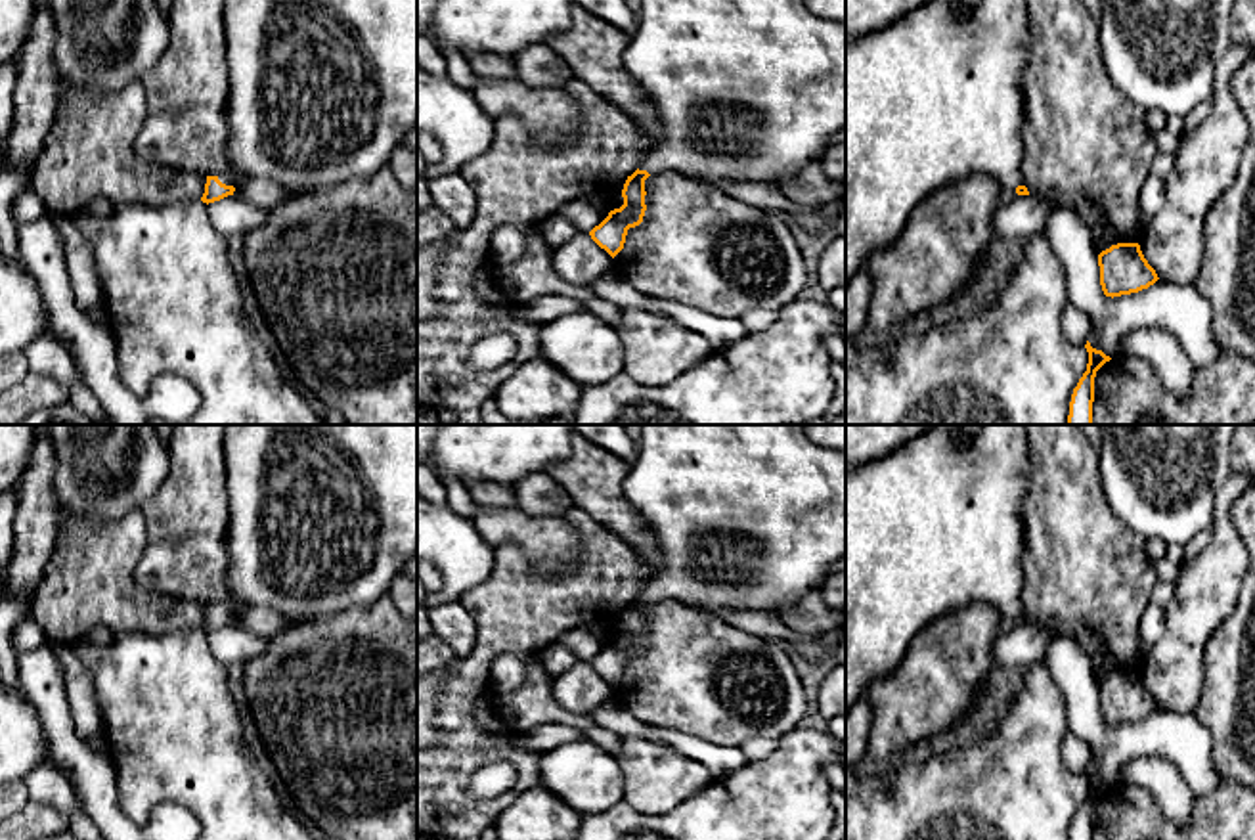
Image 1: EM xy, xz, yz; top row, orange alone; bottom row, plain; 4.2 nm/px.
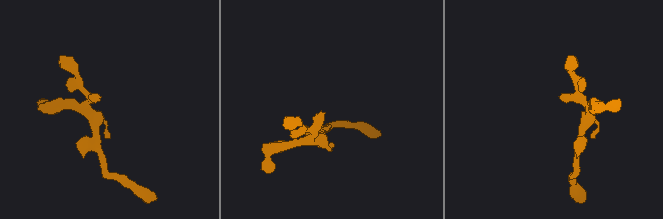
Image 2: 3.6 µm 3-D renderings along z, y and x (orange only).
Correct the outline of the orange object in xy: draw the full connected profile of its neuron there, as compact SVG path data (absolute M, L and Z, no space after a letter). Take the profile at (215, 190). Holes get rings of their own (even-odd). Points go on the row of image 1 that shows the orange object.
M226 0L230 69L228 170L207 176L203 203L233 195L241 178L272 180L289 189L327 189L369 180L417 126L417 0Z

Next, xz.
M643 0L637 13L637 29L631 33L622 61L652 99L662 124L662 138L650 145L639 168L628 176L622 189L624 205L610 210L608 216L589 232L591 239L612 258L624 249L628 230L643 222L647 210L645 180L650 174L677 172L683 178L716 188L723 182L756 182L779 188L781 176L798 174L813 161L825 157L832 138L846 126L846 25L813 13L804 0Z

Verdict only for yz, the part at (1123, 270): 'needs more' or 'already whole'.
already whole

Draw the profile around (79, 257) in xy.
M48 212L65 239L65 264L73 285L77 306L86 312L103 308L103 287L98 277L96 256L92 245L77 228L71 214Z

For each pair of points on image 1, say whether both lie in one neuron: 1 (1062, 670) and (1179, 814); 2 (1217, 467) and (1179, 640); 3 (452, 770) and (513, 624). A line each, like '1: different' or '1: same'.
1: different
2: different
3: same

